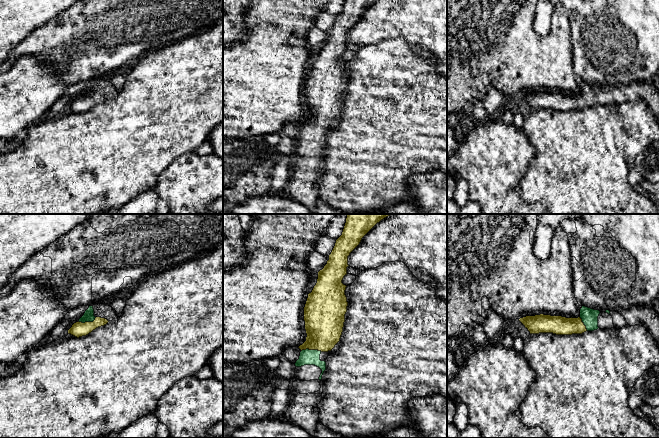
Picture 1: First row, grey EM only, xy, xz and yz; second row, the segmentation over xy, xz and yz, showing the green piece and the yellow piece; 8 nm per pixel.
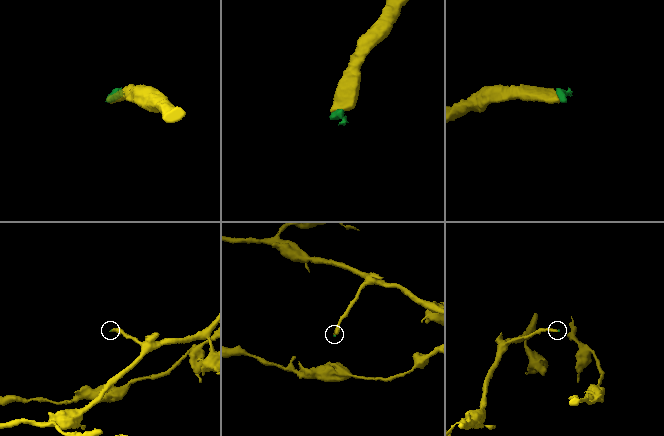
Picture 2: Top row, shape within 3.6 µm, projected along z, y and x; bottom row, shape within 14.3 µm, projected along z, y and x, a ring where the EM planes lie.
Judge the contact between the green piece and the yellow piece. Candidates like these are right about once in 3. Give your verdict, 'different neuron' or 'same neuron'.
same neuron

